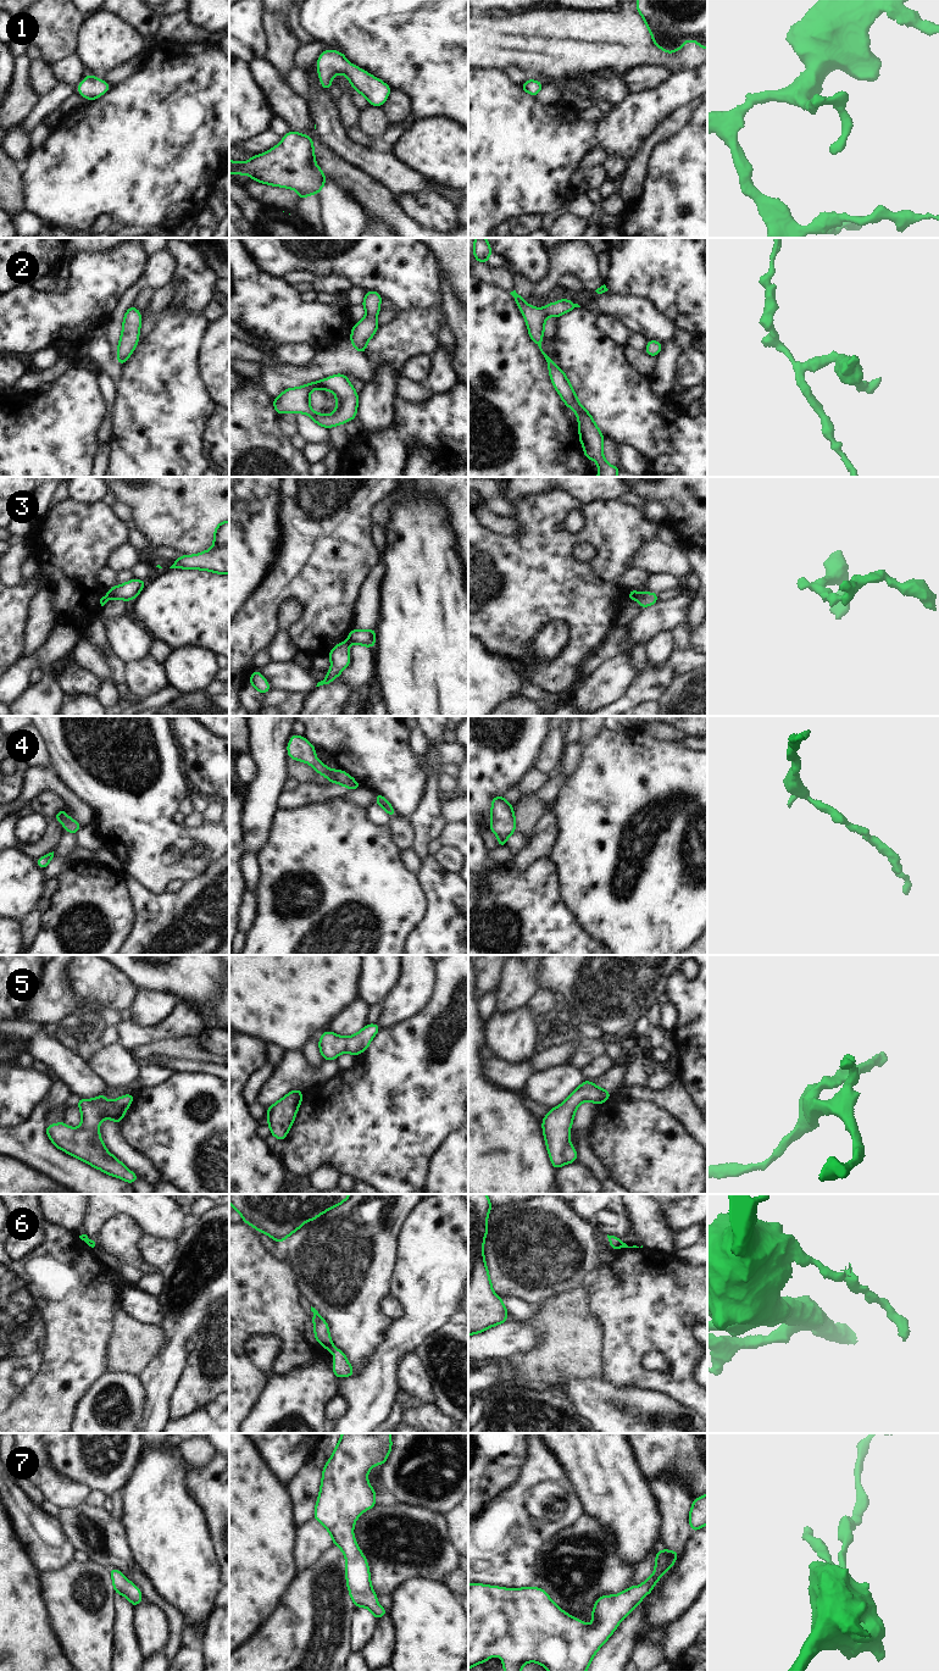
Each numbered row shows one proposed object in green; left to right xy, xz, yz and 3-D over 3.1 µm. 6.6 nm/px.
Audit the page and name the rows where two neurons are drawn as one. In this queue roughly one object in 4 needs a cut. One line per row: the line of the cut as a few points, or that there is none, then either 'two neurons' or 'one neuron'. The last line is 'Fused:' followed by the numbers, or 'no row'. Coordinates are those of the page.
1: cut none; one neuron
2: cut none; one neuron
3: cut xz (346, 640), (349, 643); two neurons
4: cut none; one neuron
5: cut none; one neuron
6: cut xz (331, 1344), (327, 1348); two neurons
7: cut none; one neuron
Fused: 3, 6

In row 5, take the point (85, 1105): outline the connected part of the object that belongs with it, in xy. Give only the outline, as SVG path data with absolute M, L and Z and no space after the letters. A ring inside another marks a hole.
M102 1093L93 1100L77 1100L82 1125L77 1128L71 1128L65 1122L48 1125L46 1134L56 1148L132 1184L140 1178L109 1153L100 1137L99 1126L104 1118L110 1118L118 1125L133 1099L134 1094L126 1094L109 1101Z

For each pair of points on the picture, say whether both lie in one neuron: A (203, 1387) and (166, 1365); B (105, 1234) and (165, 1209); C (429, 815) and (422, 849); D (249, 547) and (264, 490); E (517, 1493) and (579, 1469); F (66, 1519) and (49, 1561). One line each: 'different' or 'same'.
A: different
B: different
C: same
D: same
E: different
F: different

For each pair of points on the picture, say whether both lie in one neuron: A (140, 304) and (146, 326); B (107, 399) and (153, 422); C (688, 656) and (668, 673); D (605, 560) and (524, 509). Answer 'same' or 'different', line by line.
A: same
B: different
C: same
D: same

